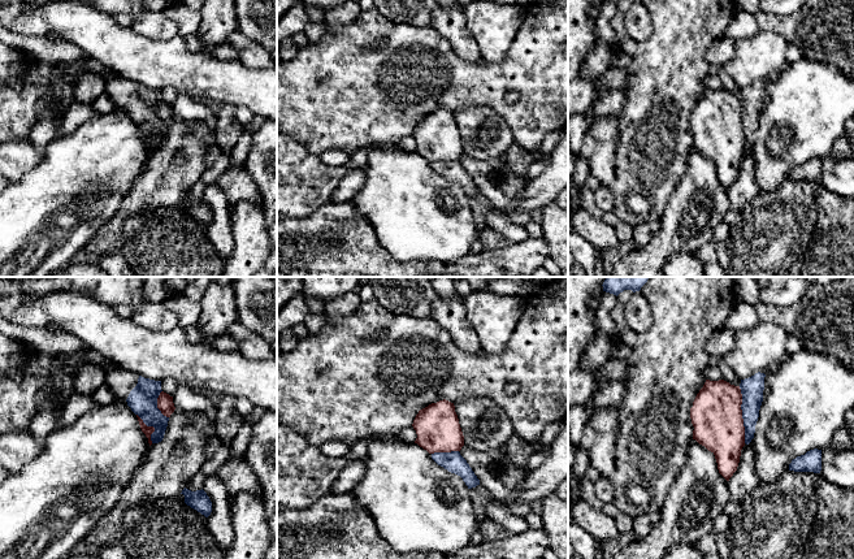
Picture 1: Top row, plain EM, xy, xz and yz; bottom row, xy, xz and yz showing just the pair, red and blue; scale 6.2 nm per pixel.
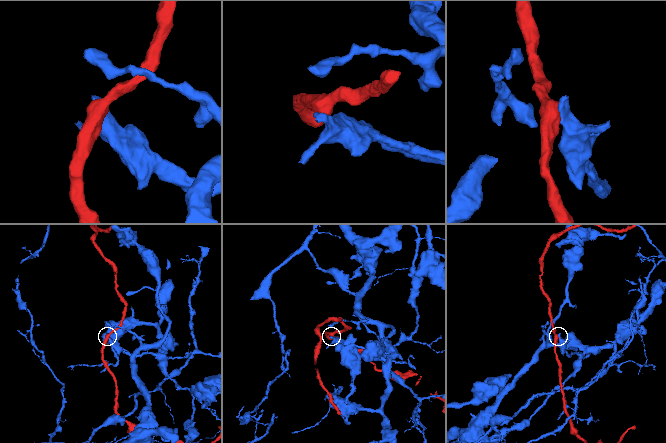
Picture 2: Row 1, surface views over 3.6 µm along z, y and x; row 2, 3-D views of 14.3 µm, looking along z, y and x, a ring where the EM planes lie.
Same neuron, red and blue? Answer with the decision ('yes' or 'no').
no

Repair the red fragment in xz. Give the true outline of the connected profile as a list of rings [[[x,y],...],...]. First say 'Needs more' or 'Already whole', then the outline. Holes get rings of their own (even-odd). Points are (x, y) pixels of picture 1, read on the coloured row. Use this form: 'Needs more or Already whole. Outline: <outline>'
Already whole. Outline: [[[443,399],[419,411],[413,424],[415,443],[429,454],[460,451],[464,436],[454,403]]]

